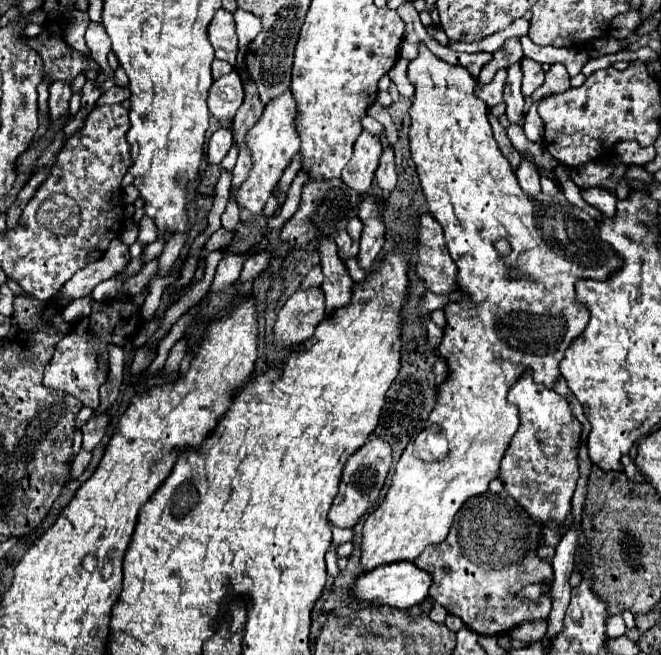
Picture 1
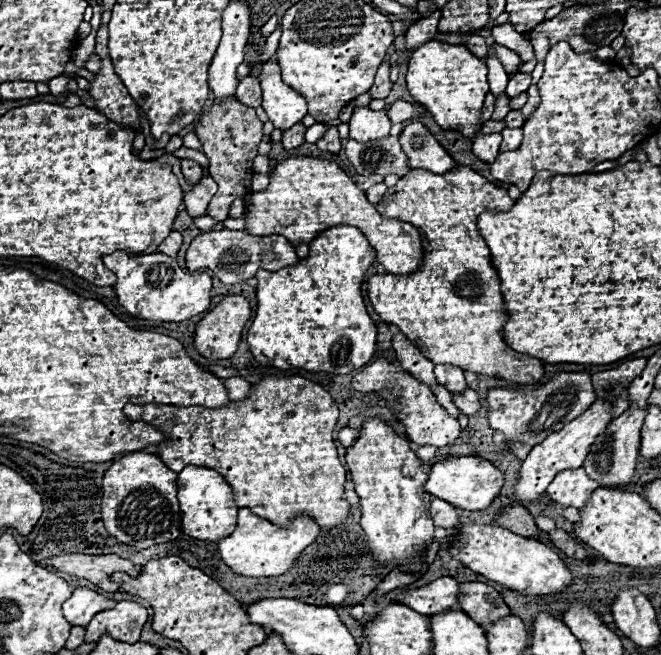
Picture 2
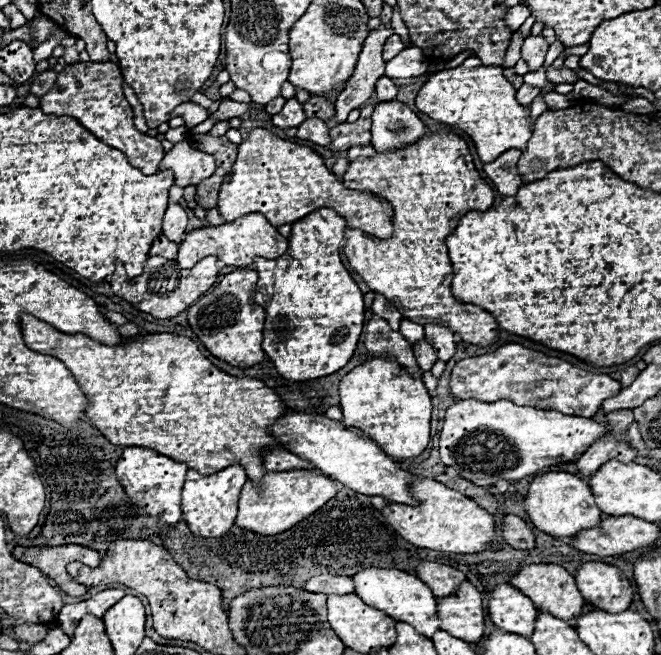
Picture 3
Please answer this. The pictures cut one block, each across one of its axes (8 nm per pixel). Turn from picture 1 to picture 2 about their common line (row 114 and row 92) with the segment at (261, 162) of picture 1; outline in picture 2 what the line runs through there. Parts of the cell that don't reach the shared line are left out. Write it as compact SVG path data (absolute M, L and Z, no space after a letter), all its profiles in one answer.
M276 60L262 64L258 82L262 86L262 108L266 110L274 128L292 128L308 114L306 100L280 80L280 68Z

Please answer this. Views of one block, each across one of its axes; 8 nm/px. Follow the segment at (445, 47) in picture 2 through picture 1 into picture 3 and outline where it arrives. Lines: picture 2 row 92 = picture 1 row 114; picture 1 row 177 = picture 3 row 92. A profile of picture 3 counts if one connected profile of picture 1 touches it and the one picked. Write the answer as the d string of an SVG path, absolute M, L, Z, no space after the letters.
M476 56L466 58L458 68L432 74L416 96L416 106L430 118L464 130L476 146L482 162L496 160L510 148L524 150L532 136L530 110L516 100L516 90L504 78L500 66L482 66Z

